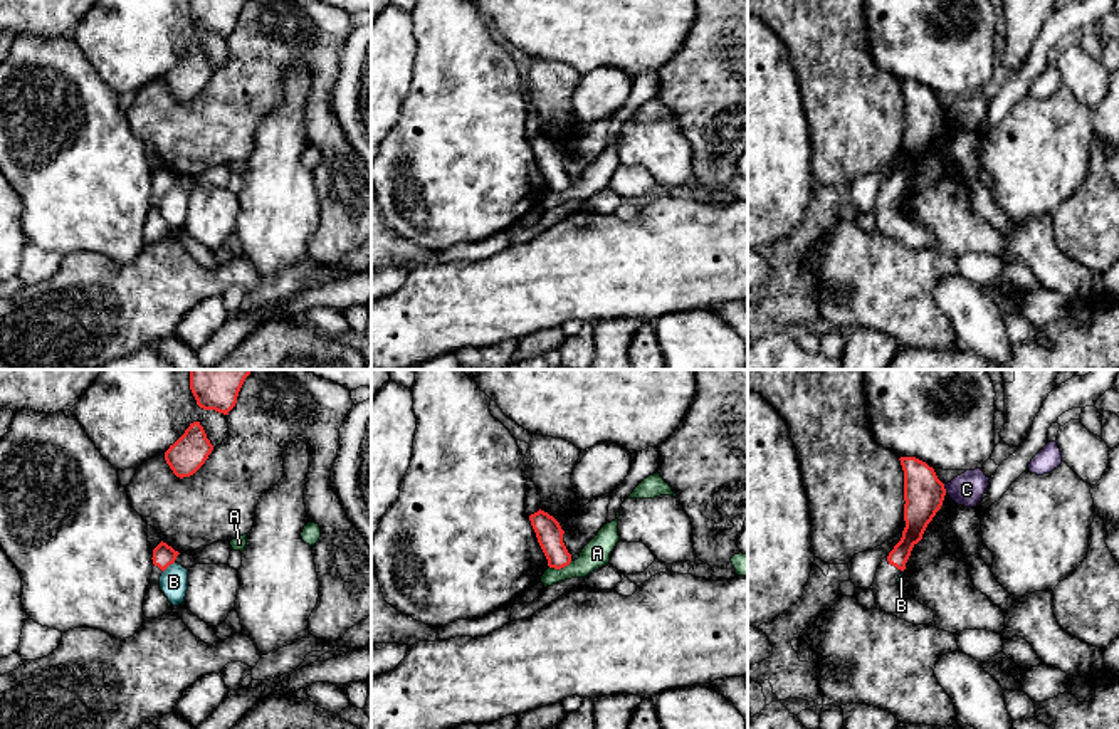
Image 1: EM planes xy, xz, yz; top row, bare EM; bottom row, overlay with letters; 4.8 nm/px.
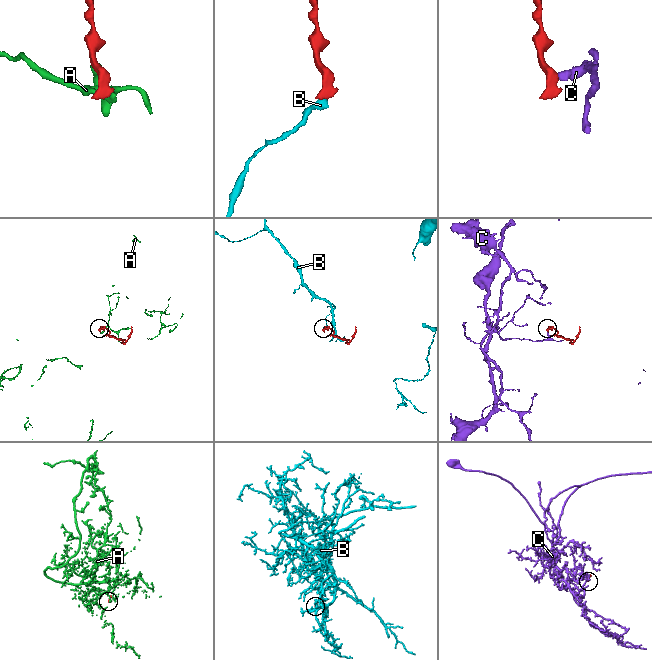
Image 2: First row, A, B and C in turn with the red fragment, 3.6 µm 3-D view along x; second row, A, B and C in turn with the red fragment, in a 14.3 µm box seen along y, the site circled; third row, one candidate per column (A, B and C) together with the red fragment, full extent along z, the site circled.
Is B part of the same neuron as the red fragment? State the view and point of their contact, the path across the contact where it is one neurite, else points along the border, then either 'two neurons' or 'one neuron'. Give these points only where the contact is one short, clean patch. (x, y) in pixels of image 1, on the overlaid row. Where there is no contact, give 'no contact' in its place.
meets red in xy at (168, 565); border along xy (173, 561), (163, 571); two neurons

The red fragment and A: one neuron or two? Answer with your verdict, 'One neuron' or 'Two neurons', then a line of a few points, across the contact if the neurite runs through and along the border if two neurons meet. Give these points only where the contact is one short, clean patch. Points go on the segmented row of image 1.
Two neurons. Line: xz (572, 560), (560, 568), (550, 568)

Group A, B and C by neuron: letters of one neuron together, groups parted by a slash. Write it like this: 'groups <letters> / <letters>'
groups A / B / C

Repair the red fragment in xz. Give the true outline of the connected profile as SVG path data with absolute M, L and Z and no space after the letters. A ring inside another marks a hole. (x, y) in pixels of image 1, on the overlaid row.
M541 509L531 514L529 521L548 559L548 566L554 569L568 566L571 563L571 554L563 543L565 531L560 522Z

